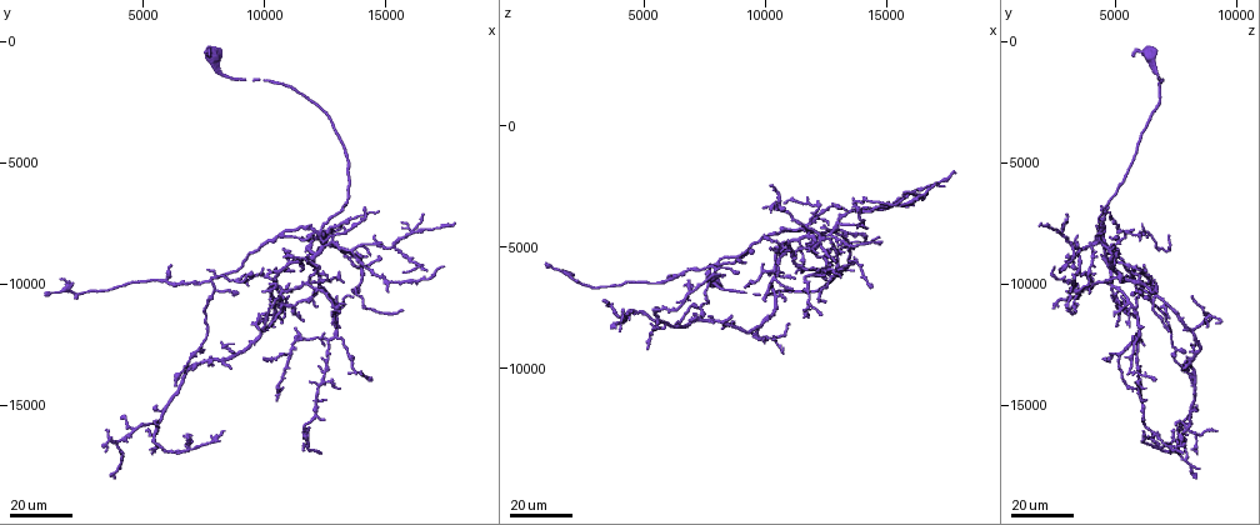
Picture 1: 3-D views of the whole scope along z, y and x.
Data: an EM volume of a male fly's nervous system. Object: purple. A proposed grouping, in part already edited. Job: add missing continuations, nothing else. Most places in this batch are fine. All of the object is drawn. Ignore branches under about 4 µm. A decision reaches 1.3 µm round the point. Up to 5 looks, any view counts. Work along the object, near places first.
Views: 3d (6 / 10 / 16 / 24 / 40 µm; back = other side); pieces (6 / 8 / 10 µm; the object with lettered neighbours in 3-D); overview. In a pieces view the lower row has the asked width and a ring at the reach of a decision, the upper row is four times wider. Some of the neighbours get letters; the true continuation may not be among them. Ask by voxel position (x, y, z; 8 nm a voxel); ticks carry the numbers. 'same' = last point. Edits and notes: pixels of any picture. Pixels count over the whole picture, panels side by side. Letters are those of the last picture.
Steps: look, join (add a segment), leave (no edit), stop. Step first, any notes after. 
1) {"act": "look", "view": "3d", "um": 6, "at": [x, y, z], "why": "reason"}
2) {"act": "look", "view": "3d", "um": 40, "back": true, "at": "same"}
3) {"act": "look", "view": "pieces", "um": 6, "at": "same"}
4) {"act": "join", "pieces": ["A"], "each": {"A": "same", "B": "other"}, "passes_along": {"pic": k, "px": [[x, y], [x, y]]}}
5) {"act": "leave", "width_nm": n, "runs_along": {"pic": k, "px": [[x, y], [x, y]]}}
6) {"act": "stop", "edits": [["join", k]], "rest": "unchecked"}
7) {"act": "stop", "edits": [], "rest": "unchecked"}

{"act": "look", "view": "3d", "um": 16, "at": [8700, 13500, 7900], "why": "branch stops here"}

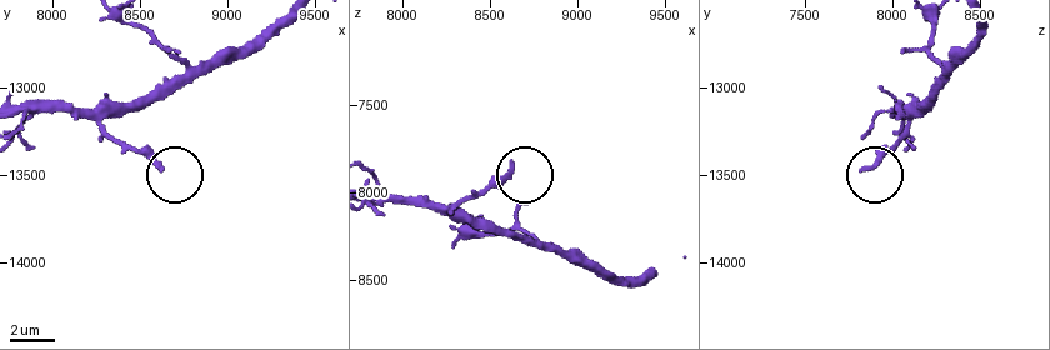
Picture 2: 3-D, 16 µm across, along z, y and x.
{"act": "look", "view": "3d", "um": 6, "at": [8620, 13460, 7820]}

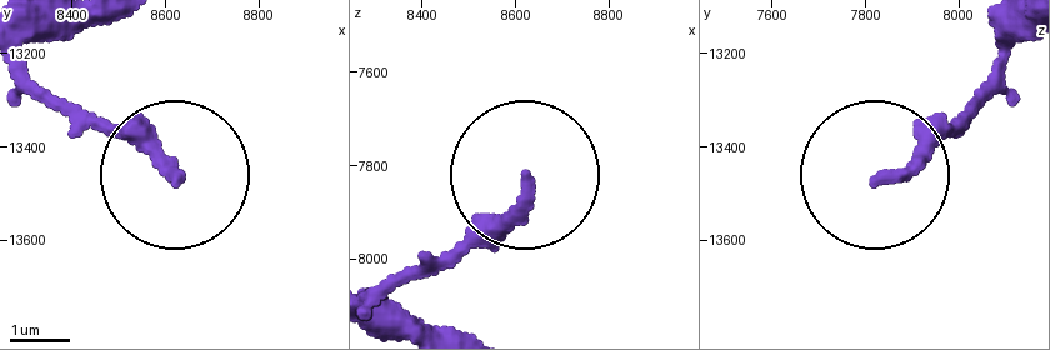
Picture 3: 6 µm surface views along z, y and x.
{"act": "look", "view": "pieces", "um": 10, "at": [8630, 13465, 7825]}

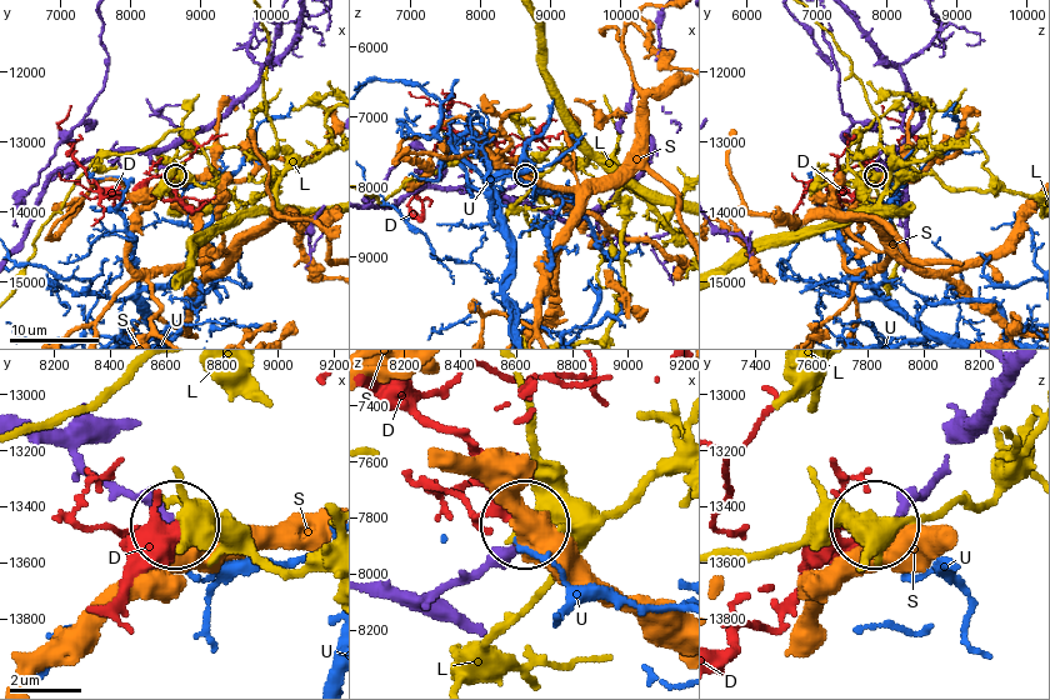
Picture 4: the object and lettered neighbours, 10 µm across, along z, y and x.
{"act": "leave", "each": {"D": "other", "L": "other", "S": "other", "U": "other"}, "found": "no lettered segment goes on from it"}

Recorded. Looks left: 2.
{"act": "look", "view": "3d", "um": 16, "at": [9900, 11900, 7200], "why": "thin end"}

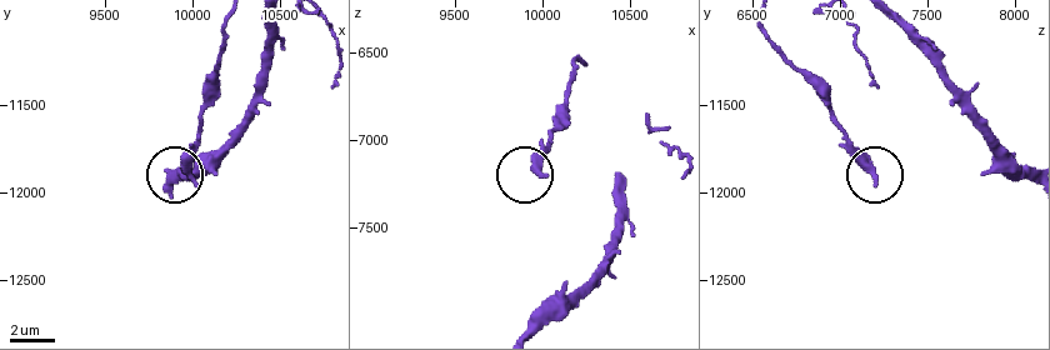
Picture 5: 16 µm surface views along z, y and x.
{"act": "look", "view": "pieces", "um": 8, "at": [10020, 11940, 7200], "why": "see the neighbours"}

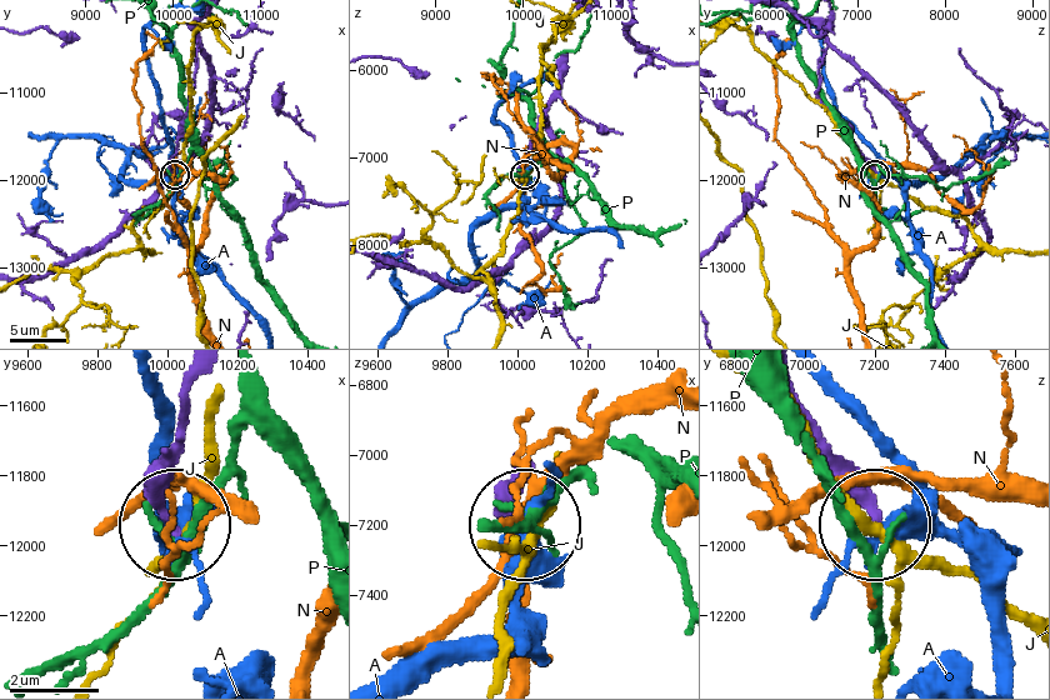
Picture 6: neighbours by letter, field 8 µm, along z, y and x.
{"act": "leave", "width_nm": 200, "each": {"A": "other", "J": "other", "N": "other", "P": "other"}, "found": "none of them fits"}

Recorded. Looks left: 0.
{"act": "stop", "edits": [], "rest": "unchecked"}

